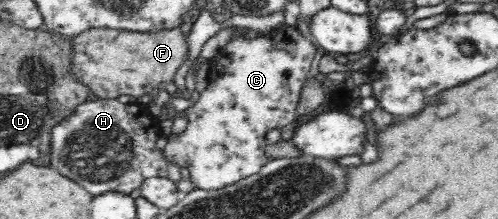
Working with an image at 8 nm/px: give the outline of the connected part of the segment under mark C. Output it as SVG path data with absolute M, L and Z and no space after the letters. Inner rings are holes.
M283 23L271 32L259 32L260 36L253 38L237 36L218 50L209 60L209 84L200 92L198 101L183 115L188 120L187 129L179 136L171 134L161 143L167 164L173 161L177 167L187 168L195 189L216 191L257 174L270 161L265 153L267 132L281 129L297 119L296 108L301 89L307 78L315 72L321 49L315 42L296 44L293 38L285 34L286 27Z

